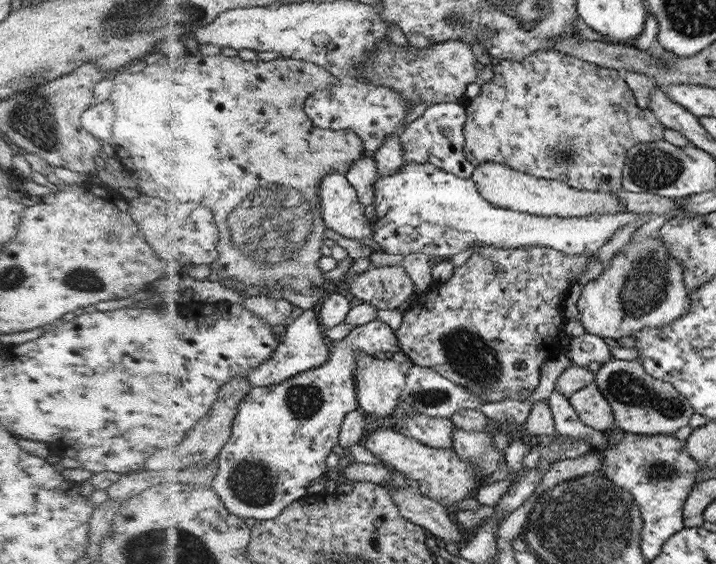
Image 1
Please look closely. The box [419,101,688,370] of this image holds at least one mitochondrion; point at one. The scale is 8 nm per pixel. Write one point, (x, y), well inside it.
(646, 285)

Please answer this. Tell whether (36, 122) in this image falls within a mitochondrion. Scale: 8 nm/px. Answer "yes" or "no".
yes

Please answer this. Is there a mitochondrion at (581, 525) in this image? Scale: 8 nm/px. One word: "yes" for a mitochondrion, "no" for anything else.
yes

